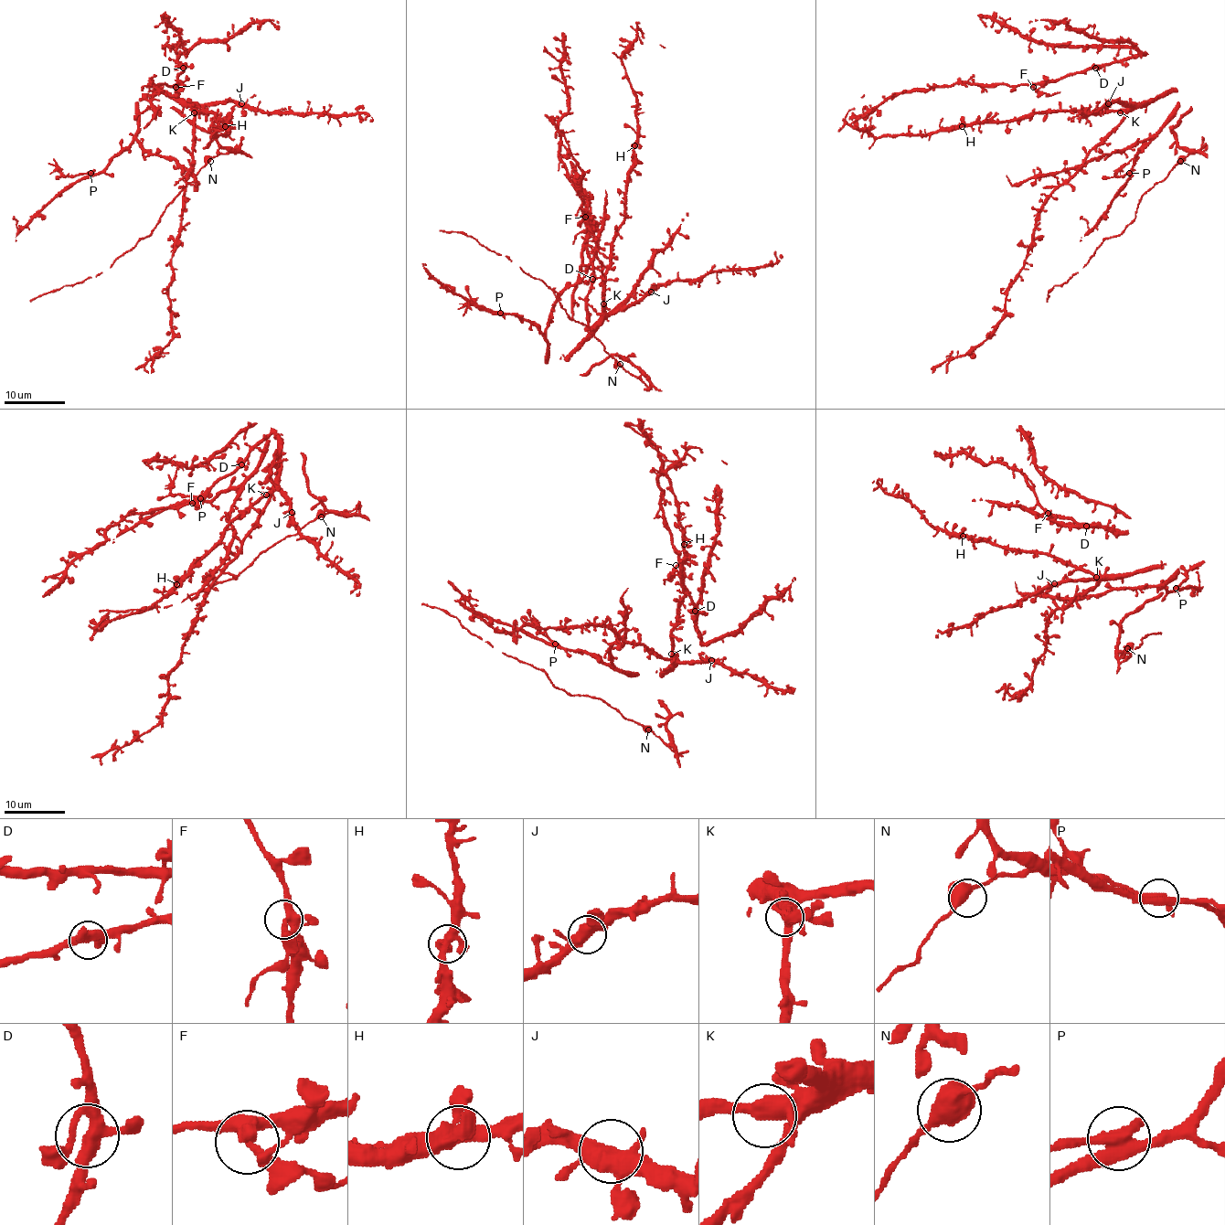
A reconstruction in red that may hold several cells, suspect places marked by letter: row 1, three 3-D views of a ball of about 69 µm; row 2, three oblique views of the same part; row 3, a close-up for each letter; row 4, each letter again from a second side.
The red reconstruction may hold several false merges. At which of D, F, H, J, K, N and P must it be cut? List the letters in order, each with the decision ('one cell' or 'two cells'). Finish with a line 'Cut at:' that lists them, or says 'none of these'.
D: one cell
F: two cells
H: one cell
J: one cell
K: one cell
N: one cell
P: two cells
Cut at: F, P

